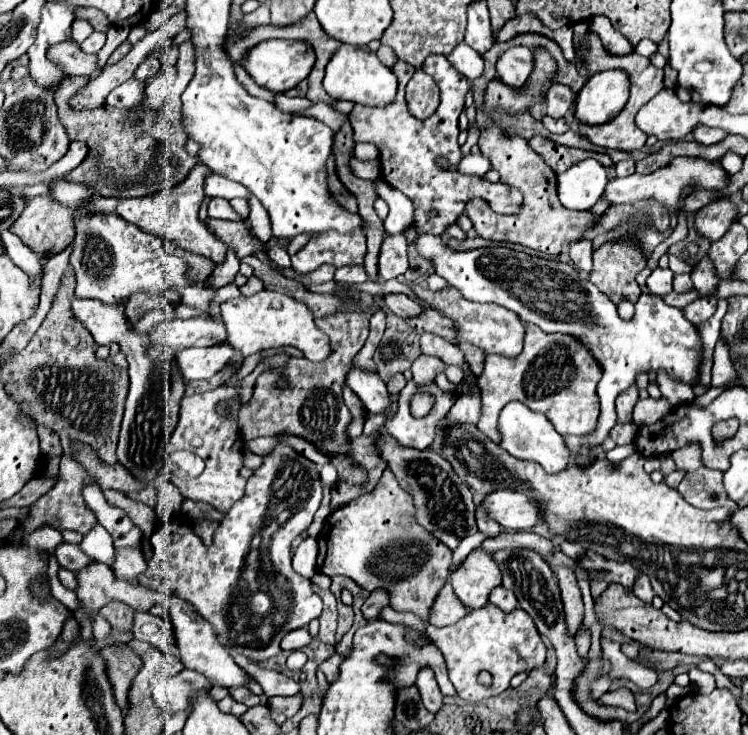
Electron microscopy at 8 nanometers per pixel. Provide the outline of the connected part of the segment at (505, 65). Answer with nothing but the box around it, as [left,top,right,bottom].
[496,47,532,89]

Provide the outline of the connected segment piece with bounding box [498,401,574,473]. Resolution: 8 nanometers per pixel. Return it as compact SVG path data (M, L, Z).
M520 401L508 403L500 413L498 425L502 435L500 447L504 447L504 451L508 451L512 457L522 461L536 461L544 467L546 473L558 473L574 463L572 451L566 447L564 439L556 433L556 429L552 429L552 423L544 415L530 411L524 403Z

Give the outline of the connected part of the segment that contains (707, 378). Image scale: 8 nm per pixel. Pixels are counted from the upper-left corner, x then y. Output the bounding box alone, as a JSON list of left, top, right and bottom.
[696,299,728,388]

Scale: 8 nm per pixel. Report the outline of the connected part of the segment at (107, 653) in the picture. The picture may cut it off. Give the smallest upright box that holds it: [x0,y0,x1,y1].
[98,645,142,713]

